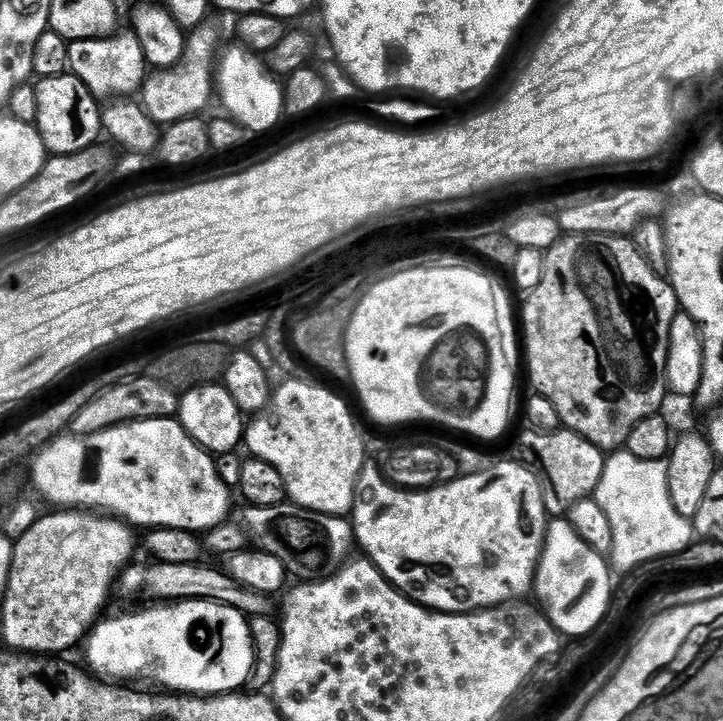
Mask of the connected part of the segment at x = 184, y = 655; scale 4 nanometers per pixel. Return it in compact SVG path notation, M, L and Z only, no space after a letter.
M193 600L190 606L184 602L176 602L171 606L158 606L162 608L154 608L146 612L136 612L133 616L116 616L113 620L107 618L101 619L99 623L91 629L90 635L87 637L86 645L88 644L88 662L92 666L91 671L99 674L101 677L113 676L113 681L124 682L127 676L136 676L139 672L144 672L147 668L156 668L156 672L160 675L160 680L165 684L165 689L171 690L176 694L191 694L196 698L205 696L222 696L225 694L236 694L241 691L248 683L248 677L252 675L252 664L256 661L256 655L252 652L252 635L248 629L249 617L243 612L234 610L225 604L219 604L213 600Z

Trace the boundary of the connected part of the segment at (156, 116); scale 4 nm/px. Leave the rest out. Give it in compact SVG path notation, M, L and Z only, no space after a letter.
M205 22L199 28L191 29L184 45L184 53L177 64L172 68L153 71L145 79L144 87L138 93L138 100L155 125L177 124L179 120L195 117L207 106L212 90L214 96L214 69L218 64L216 47L219 44L219 30L212 22Z

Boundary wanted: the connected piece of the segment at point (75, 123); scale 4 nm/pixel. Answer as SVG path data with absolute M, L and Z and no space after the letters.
M71 74L46 76L35 85L38 94L38 118L35 127L40 129L40 137L45 149L52 156L65 156L93 147L102 136L102 108L97 97L87 86Z

